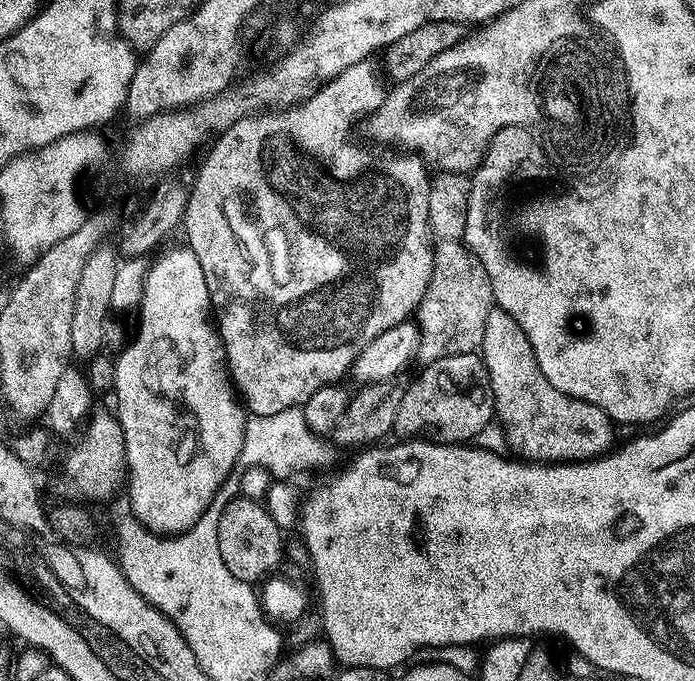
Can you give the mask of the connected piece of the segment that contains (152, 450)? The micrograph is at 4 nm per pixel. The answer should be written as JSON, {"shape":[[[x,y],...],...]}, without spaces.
{"shape":[[[188,247],[168,248],[151,262],[138,313],[140,329],[115,369],[114,415],[124,431],[132,511],[150,530],[175,534],[192,528],[202,518],[226,477],[239,465],[246,412],[228,370],[228,355],[214,323],[202,266]]]}

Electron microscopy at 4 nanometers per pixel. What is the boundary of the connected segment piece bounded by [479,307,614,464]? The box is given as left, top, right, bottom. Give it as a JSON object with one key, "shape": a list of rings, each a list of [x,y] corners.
{"shape":[[[493,307],[486,320],[486,334],[479,351],[488,367],[492,393],[496,398],[496,416],[508,431],[508,440],[528,462],[563,464],[578,460],[594,460],[613,447],[613,421],[601,408],[590,402],[574,400],[562,394],[542,374],[534,350],[522,334],[522,326],[498,307]]]}

